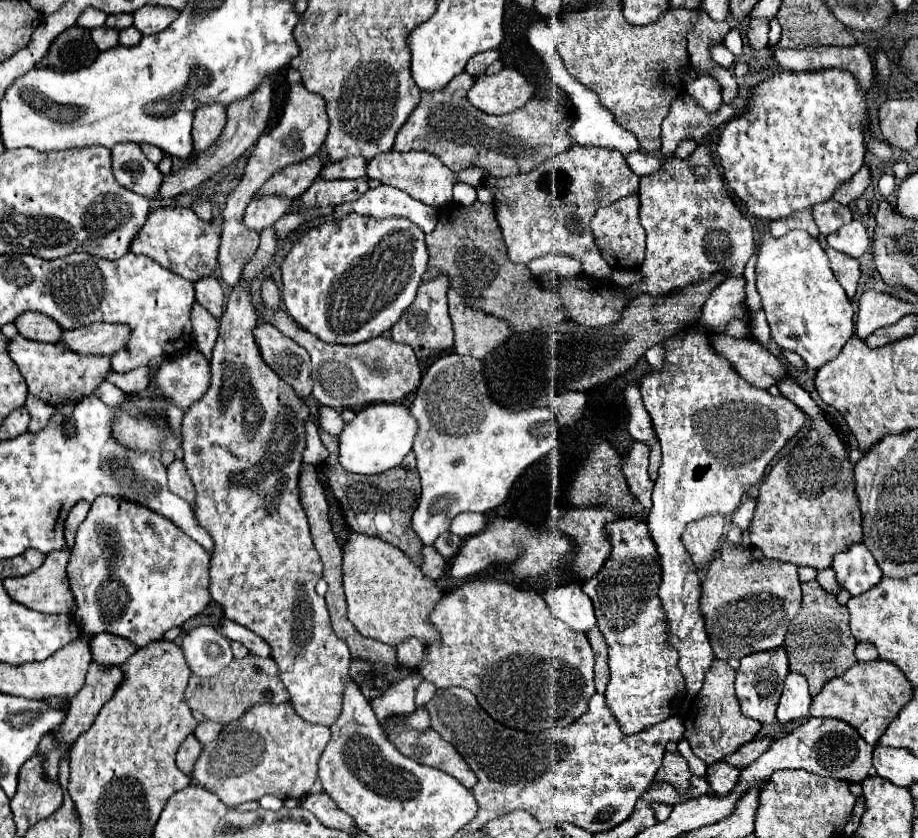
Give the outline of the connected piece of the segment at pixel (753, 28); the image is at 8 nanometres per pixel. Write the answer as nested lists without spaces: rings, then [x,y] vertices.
[[[751,19],[746,38],[752,50],[762,50],[769,46],[769,21],[766,19]]]

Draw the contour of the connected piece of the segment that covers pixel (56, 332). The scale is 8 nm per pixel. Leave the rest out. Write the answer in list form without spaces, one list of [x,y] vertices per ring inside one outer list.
[[[24,312],[24,316],[20,316],[20,320],[16,320],[16,328],[18,328],[20,336],[24,336],[28,340],[50,342],[50,344],[60,342],[60,338],[64,334],[64,328],[56,320],[40,314],[40,312]]]

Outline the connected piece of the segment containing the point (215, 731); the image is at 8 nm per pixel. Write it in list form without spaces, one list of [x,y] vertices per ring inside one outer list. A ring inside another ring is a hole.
[[[206,720],[206,722],[200,722],[200,724],[196,726],[194,736],[198,736],[198,740],[200,740],[202,744],[210,744],[212,740],[216,740],[216,738],[218,738],[218,734],[220,734],[220,732],[222,732],[222,724]]]

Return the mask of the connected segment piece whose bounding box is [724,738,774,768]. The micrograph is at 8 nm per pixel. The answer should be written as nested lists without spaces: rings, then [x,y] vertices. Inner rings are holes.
[[[760,738],[760,740],[752,740],[748,744],[744,744],[742,748],[738,748],[732,756],[726,756],[724,760],[736,768],[746,768],[750,762],[754,762],[760,754],[764,754],[770,744],[774,742],[774,738]]]

